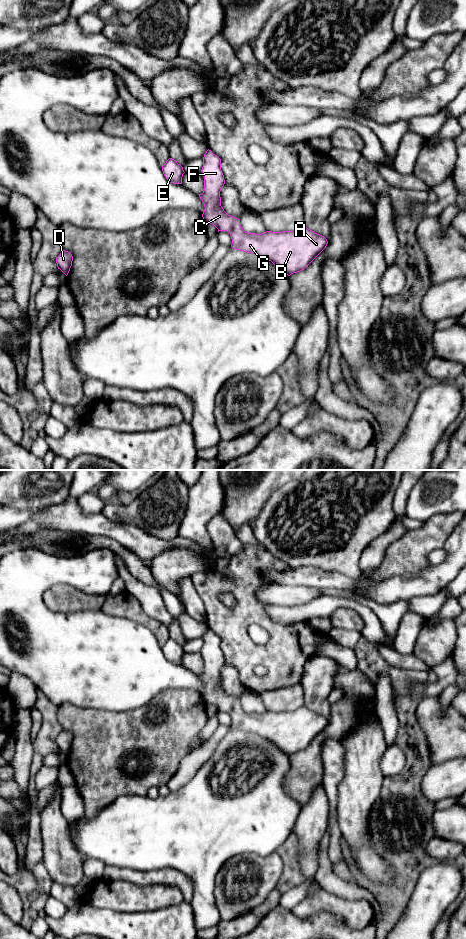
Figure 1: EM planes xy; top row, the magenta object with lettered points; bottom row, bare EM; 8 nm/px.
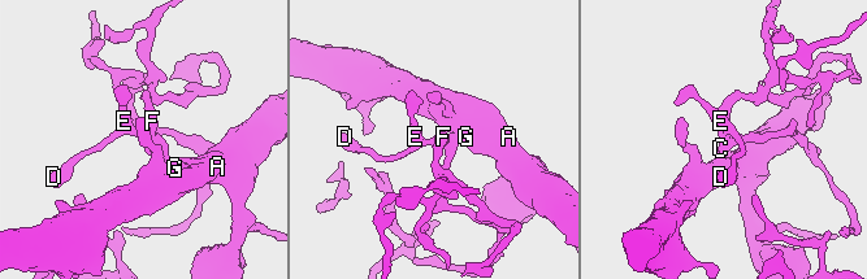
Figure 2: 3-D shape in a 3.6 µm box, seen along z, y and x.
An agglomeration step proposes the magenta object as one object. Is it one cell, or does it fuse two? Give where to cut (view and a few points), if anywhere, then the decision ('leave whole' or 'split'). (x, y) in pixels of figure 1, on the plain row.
cut none; leave whole

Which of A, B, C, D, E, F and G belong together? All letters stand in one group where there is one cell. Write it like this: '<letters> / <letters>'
A B C D E F G

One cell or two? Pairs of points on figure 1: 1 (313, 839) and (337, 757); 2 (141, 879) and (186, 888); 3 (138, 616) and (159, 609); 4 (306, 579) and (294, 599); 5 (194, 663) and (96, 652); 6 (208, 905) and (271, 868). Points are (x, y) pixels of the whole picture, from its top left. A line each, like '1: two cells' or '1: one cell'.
1: two cells
2: one cell
3: two cells
4: two cells
5: two cells
6: two cells

